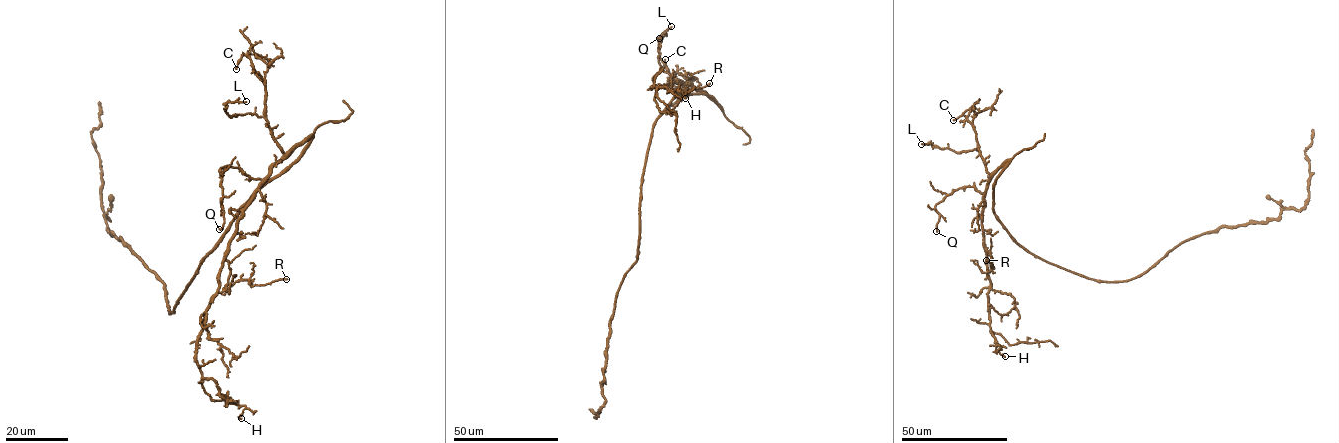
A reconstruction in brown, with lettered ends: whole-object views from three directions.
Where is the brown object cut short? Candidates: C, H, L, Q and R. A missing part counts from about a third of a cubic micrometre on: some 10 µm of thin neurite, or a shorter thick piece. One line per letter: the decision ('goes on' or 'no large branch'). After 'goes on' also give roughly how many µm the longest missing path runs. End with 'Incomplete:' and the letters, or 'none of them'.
C: no large branch
H: no large branch
L: no large branch
Q: no large branch
R: no large branch
Incomplete: none of them

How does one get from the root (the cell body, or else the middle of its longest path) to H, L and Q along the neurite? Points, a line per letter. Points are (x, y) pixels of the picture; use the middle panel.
H: (653, 127), (678, 94), (707, 94), (720, 106), (688, 85), (651, 87), (687, 92), (685, 98)
L: (653, 127), (678, 94), (707, 94), (720, 106), (699, 88), (668, 71), (659, 55), (657, 38), (671, 26)
Q: (653, 127), (678, 94), (707, 94), (720, 106), (663, 69), (658, 59), (659, 38)

